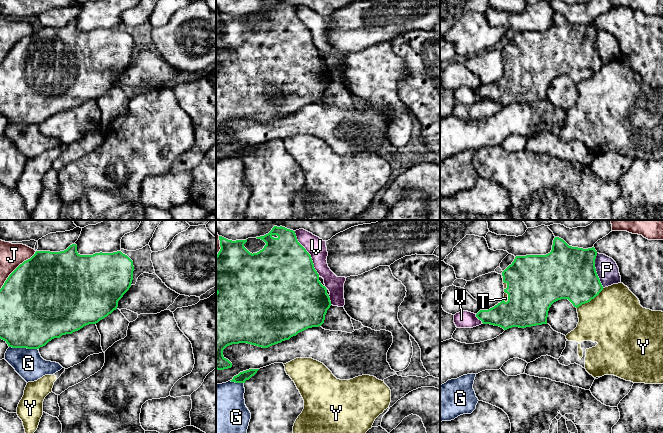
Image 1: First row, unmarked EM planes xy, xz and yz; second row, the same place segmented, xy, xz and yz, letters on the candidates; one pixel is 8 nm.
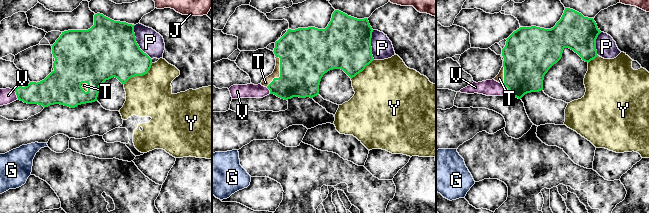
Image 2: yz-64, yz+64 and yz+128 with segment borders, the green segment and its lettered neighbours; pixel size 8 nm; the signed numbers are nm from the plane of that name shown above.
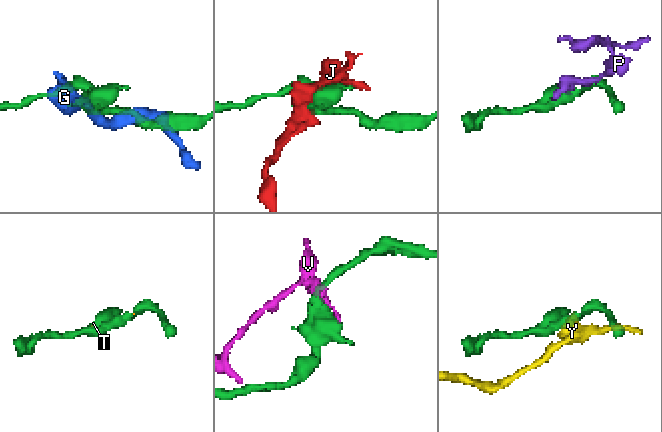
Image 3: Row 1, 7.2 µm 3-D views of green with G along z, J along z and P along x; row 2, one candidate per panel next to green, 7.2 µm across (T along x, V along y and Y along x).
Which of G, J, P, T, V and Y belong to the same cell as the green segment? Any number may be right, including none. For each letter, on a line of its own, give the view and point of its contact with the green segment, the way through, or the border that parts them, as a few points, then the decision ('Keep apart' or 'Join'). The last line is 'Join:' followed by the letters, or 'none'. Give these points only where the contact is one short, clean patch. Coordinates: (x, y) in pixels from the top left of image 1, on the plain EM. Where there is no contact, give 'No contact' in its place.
G: Touches green at xy (23, 123). Keep apart
J: Touches green at xy (15, 45). Keep apart
P: Touches green at yz (595, 46). Keep apart
T: Touches green at yz (508, 73). Join
V: Touches green at xz (308, 29). Keep apart
Y: Touches green at yz (590, 76). Keep apart
Join: T

